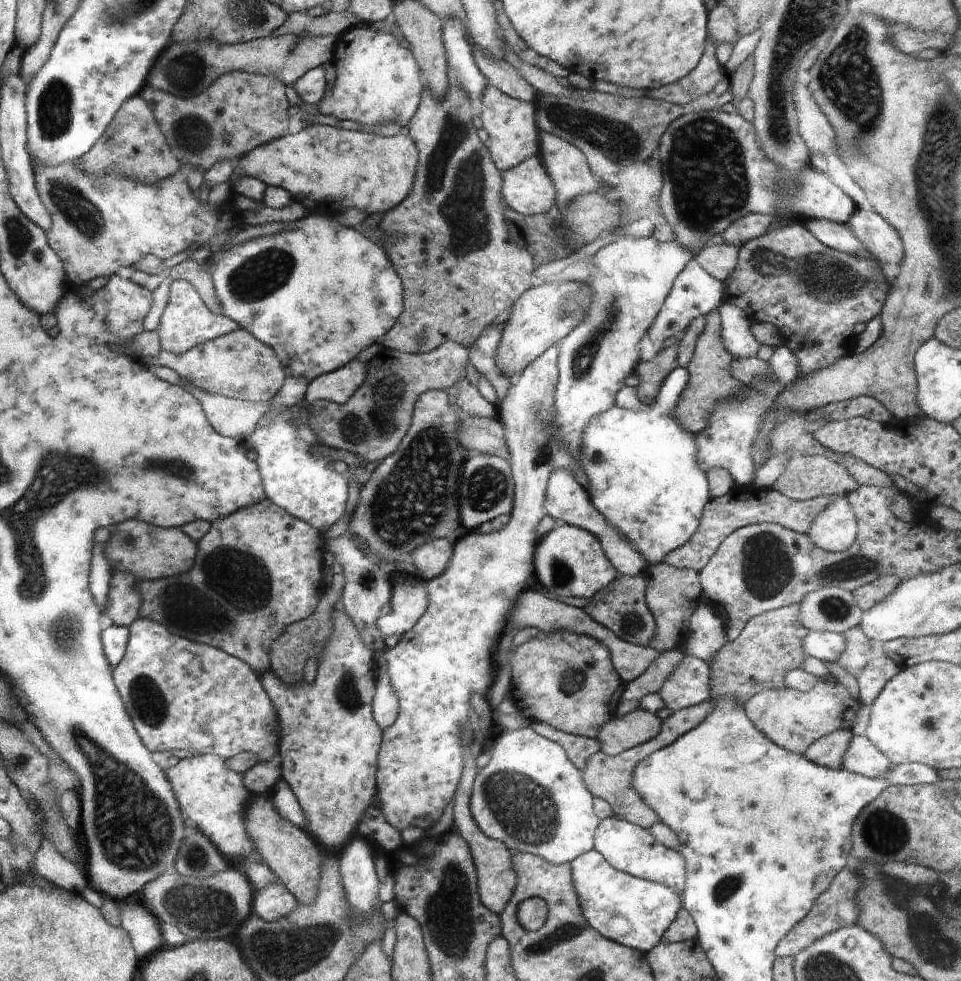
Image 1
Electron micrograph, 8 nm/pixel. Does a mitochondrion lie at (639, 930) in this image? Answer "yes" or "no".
no

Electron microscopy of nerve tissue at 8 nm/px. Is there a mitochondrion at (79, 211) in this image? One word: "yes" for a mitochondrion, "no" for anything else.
yes

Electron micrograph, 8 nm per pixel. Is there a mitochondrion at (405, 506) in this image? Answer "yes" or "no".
yes

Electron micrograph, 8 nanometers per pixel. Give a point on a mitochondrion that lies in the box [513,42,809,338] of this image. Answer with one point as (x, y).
(706, 200)

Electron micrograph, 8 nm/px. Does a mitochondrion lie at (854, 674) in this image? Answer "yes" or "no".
no

